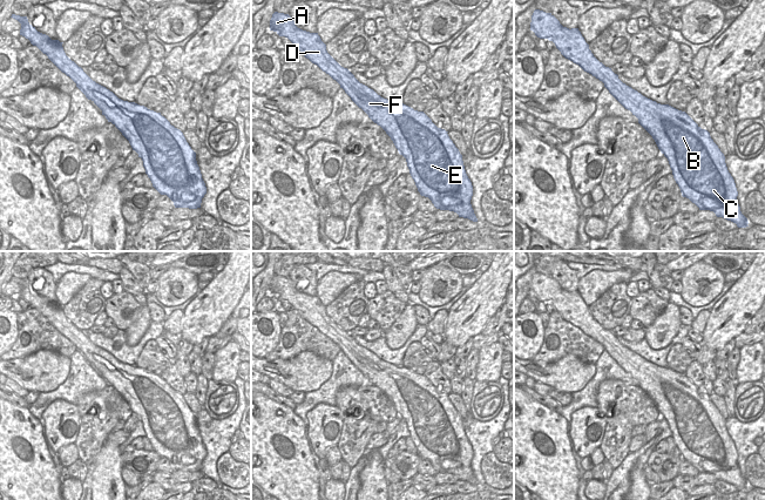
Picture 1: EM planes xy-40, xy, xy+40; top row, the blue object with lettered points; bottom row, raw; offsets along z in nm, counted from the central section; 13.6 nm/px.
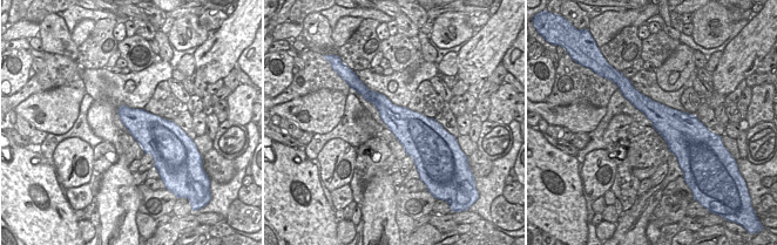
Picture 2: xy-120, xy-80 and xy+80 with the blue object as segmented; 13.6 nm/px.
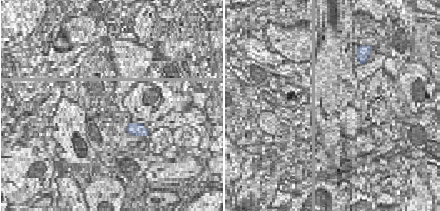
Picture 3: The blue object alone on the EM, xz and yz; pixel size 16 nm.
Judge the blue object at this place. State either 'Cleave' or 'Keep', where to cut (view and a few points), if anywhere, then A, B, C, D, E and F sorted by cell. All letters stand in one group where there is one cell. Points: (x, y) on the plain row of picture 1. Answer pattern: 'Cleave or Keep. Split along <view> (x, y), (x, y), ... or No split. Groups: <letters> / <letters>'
Keep. No split. Groups: A B C D E F

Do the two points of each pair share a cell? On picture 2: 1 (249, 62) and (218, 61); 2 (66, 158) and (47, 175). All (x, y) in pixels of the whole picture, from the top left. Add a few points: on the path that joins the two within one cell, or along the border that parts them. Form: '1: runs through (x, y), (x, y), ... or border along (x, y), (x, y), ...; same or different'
1: border along (250, 43), (243, 50), (236, 65); different
2: border along (53, 167), (55, 169); different

